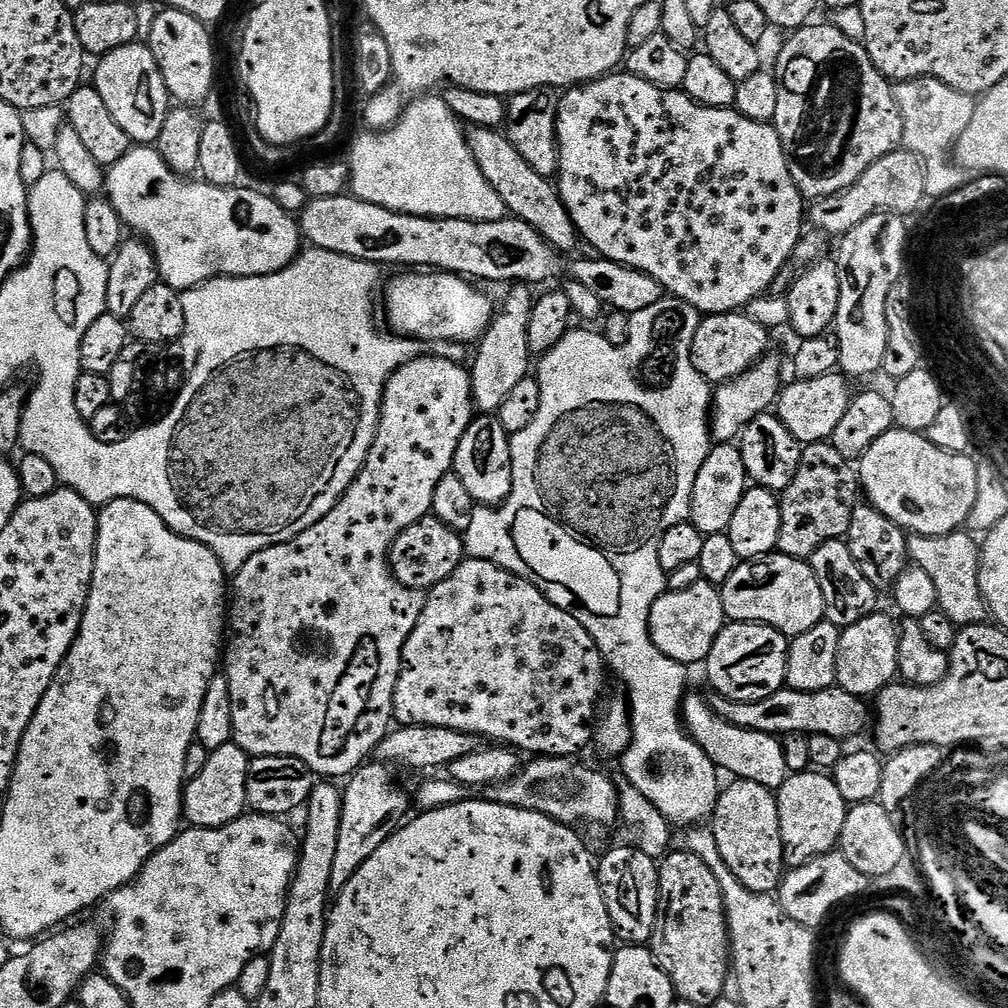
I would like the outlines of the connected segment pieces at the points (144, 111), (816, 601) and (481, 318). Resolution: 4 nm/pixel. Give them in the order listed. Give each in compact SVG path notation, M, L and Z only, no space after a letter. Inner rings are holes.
M144 42L127 44L99 57L97 64L100 65L96 68L94 87L102 94L102 102L106 102L106 110L110 110L114 122L118 122L137 145L155 145L158 134L162 134L162 126L166 126L170 97L151 48Z
M771 554L751 562L741 562L734 574L726 578L726 582L720 588L720 597L725 617L729 621L741 624L768 624L789 638L818 626L825 619L822 586L818 586L818 578L811 563L793 556Z
M412 270L409 276L400 276L388 284L384 308L388 311L388 324L400 338L421 342L446 340L449 342L479 341L494 317L494 304L484 292L475 288L462 275L439 270Z

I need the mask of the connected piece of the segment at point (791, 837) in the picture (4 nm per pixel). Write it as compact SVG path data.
M809 770L789 775L779 791L776 792L778 802L778 818L780 819L780 833L784 843L784 862L789 869L801 868L804 864L826 856L840 843L840 835L846 826L849 803L844 800L836 781L831 775L820 770Z

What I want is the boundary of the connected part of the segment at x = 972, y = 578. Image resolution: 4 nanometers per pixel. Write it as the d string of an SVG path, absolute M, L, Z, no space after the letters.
M957 530L948 532L945 536L917 536L915 534L908 537L908 553L910 560L915 567L926 570L930 574L930 579L934 581L934 586L938 590L938 608L944 612L946 618L957 626L967 626L970 624L983 624L989 619L988 603L984 600L984 595L980 589L980 558L982 555L981 545L976 544L972 536L967 536L967 531Z

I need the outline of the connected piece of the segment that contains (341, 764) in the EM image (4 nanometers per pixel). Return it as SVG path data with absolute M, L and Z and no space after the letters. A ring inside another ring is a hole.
M425 354L418 357L416 360L406 362L396 373L388 379L388 383L384 386L384 401L380 407L380 428L376 431L374 442L370 446L370 454L366 458L366 462L362 466L362 470L356 476L356 480L346 490L344 497L334 505L330 510L330 514L326 514L318 522L314 522L314 526L310 526L302 534L298 534L293 540L287 540L285 544L275 544L270 546L264 552L254 554L242 566L242 570L238 570L230 580L230 637L226 642L226 653L224 656L224 672L228 677L228 685L230 686L230 702L232 703L232 713L234 714L234 730L232 731L232 739L243 752L247 752L249 757L255 758L258 756L293 756L302 762L306 762L306 766L310 766L312 771L320 778L336 778L332 776L344 776L343 778L351 777L352 773L357 768L361 767L375 753L376 747L384 740L383 734L370 734L368 740L360 738L354 740L354 744L346 746L346 752L338 758L324 758L318 752L318 742L320 742L320 688L260 688L258 686L258 676L256 676L256 652L260 648L268 648L270 656L274 654L274 658L280 654L288 654L292 668L296 676L318 676L318 682L328 682L328 672L334 668L334 672L340 672L340 668L344 672L352 672L352 676L364 676L366 666L370 666L372 670L376 670L376 674L380 674L380 688L376 688L374 696L372 696L372 714L368 714L368 718L378 718L376 724L372 724L374 728L378 728L380 722L380 730L390 730L394 724L394 694L396 693L396 683L400 677L400 669L404 663L404 647L410 638L410 634L414 630L414 626L418 626L418 618L424 609L426 599L425 593L418 588L407 588L404 583L396 578L392 573L390 563L390 553L392 551L392 543L398 538L398 534L402 534L402 530L406 530L414 522L418 522L422 517L429 515L432 511L432 503L434 502L434 490L438 490L438 482L442 482L442 478L448 472L453 471L456 463L456 451L458 450L458 442L462 442L462 434L466 434L468 427L472 425L474 419L474 401L472 398L472 377L469 369L463 363L455 360L446 360L443 356L435 354ZM303 632L313 632L316 636L321 636L324 639L324 644L328 647L328 652L299 652L300 635Z

